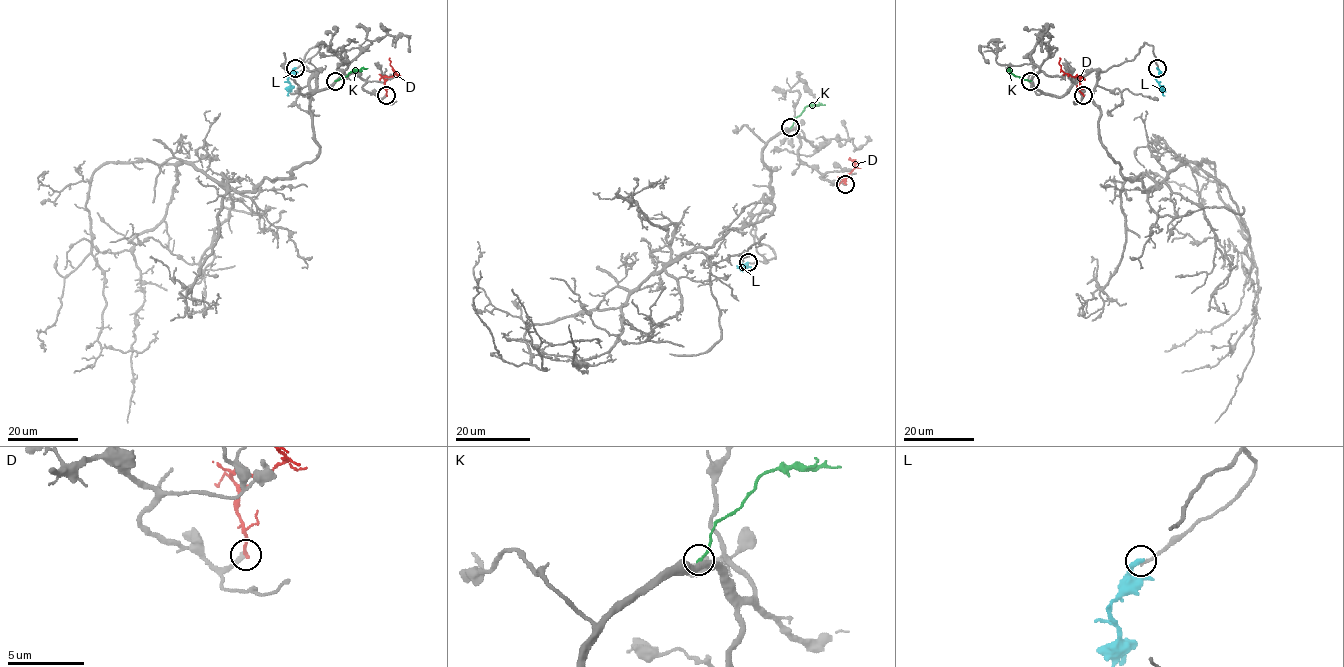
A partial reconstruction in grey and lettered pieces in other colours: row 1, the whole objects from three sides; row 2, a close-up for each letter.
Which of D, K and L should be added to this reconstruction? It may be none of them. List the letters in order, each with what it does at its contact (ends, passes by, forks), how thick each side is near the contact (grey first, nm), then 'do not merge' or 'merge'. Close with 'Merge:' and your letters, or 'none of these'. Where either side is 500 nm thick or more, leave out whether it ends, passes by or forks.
D: it ends; calibres 280 and 200 nm; do not merge
K: it ends; calibres 440 and 190 nm; do not merge
L: it ends; calibres 200 and 360 nm; do not merge
Merge: none of these

